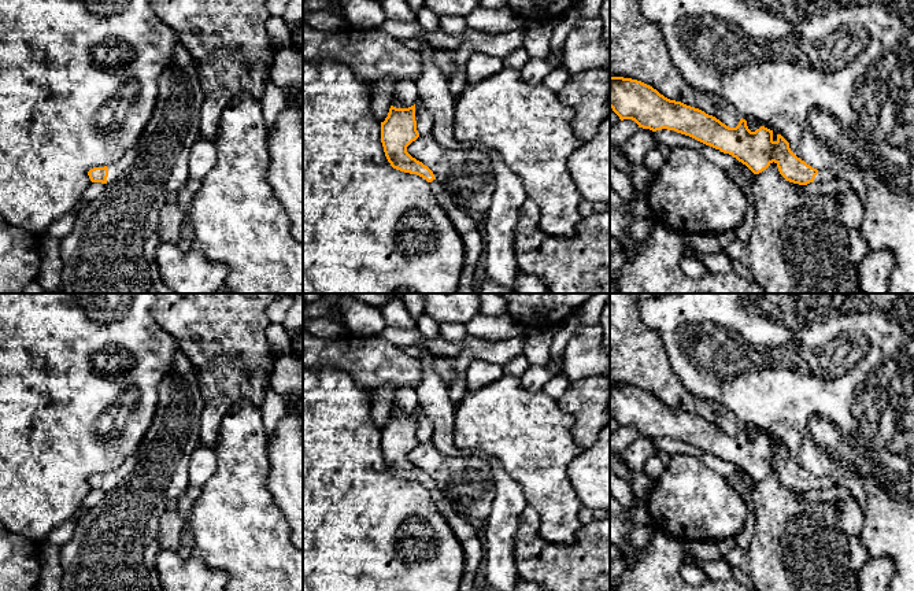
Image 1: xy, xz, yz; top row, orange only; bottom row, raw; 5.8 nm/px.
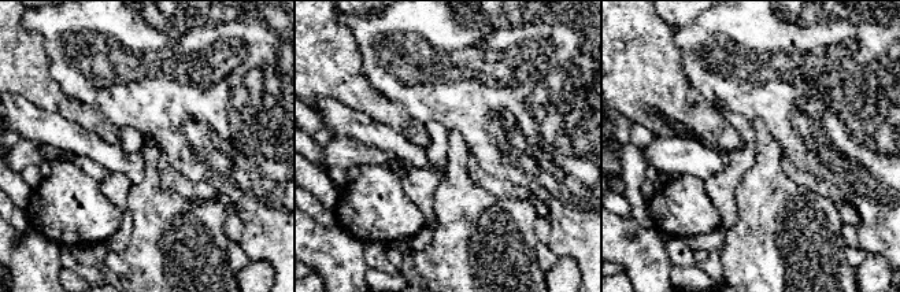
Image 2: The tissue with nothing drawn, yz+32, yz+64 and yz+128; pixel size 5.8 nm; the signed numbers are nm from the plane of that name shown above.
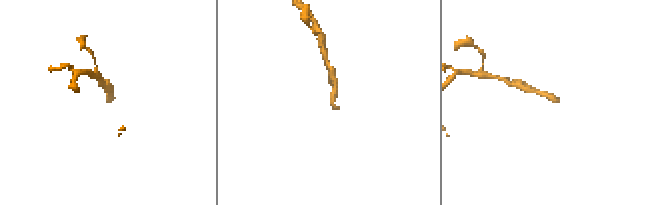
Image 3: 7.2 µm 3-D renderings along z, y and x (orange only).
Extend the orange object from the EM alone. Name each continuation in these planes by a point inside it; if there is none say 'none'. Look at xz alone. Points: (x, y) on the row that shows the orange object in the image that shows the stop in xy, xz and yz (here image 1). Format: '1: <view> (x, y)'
1: xz (473, 242)

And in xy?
1: xy (115, 169)

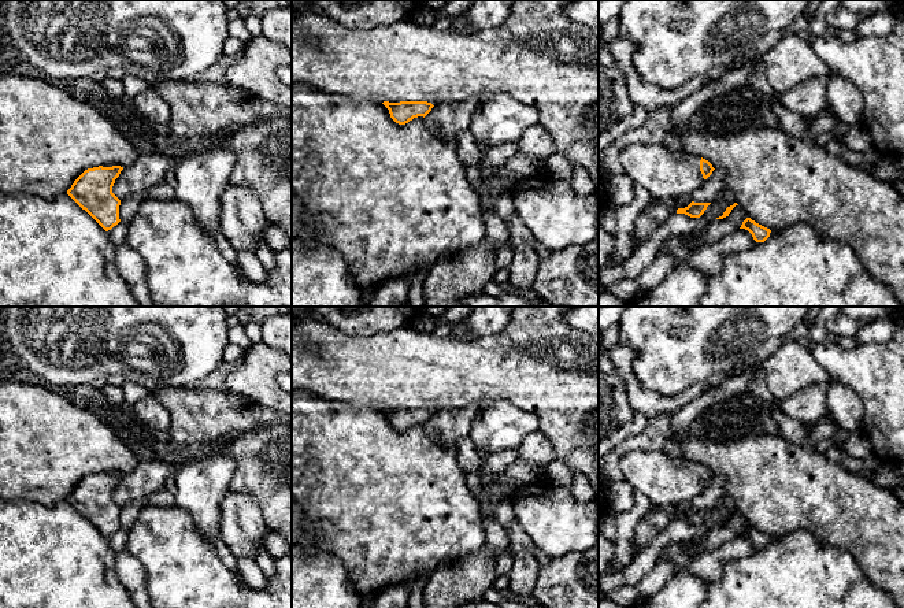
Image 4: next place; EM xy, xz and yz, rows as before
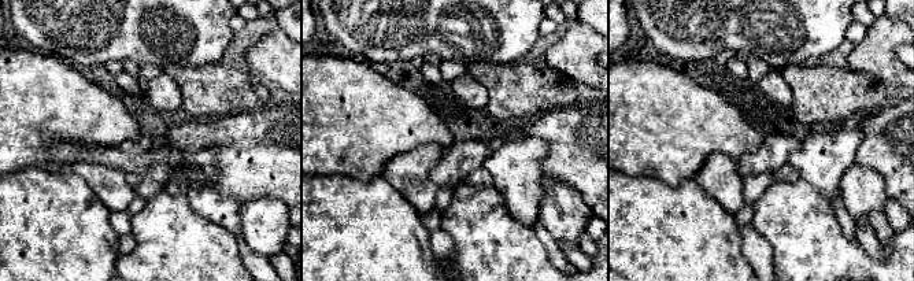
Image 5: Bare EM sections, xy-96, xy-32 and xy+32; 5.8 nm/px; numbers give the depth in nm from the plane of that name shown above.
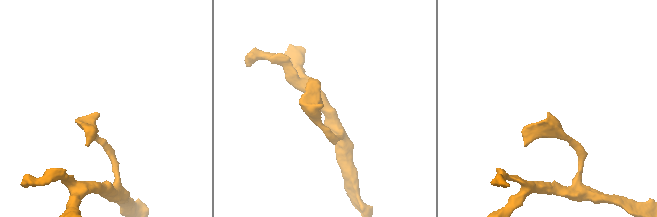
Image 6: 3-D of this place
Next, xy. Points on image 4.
none

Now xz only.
none

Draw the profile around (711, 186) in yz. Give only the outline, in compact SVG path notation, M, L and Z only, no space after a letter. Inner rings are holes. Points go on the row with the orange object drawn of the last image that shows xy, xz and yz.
M714 170L712 174L704 179L701 186L690 196L677 199L652 199L648 205L641 211L634 223L636 245L644 244L655 230L667 222L678 208L688 207L694 203L711 203L725 189L725 174Z

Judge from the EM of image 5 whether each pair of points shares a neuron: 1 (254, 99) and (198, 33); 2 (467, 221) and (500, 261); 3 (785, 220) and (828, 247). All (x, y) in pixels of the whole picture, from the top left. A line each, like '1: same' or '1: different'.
1: different
2: same
3: same

